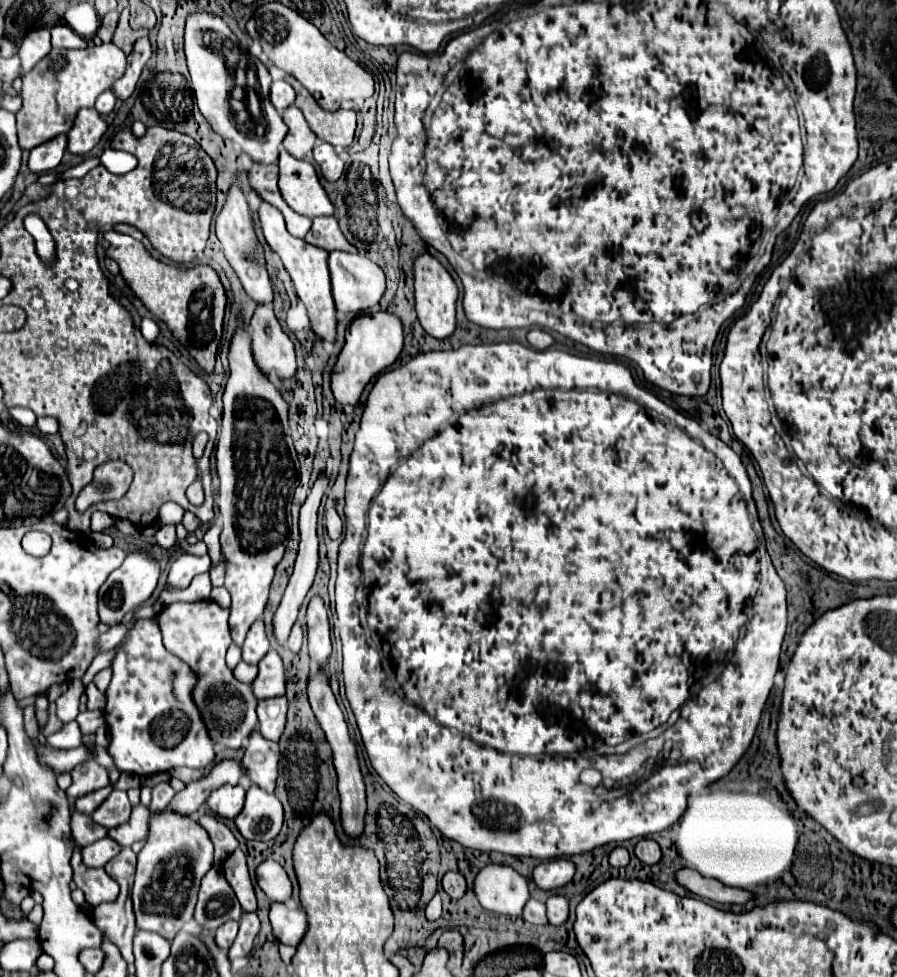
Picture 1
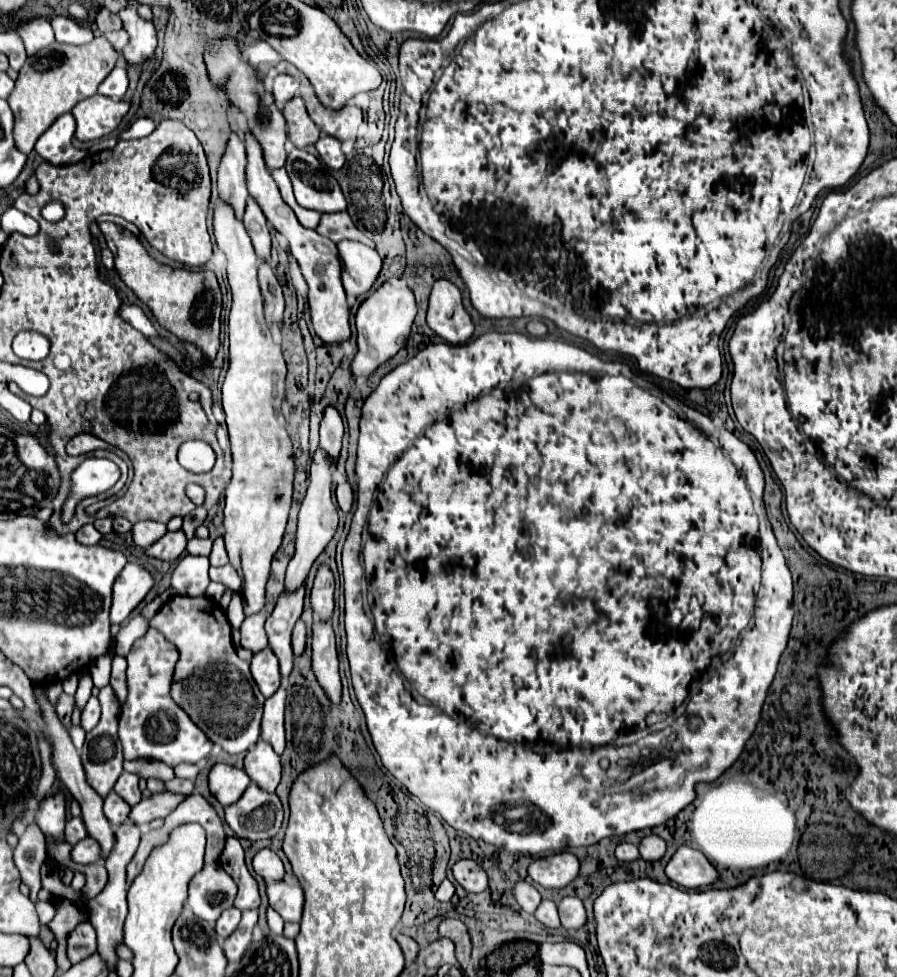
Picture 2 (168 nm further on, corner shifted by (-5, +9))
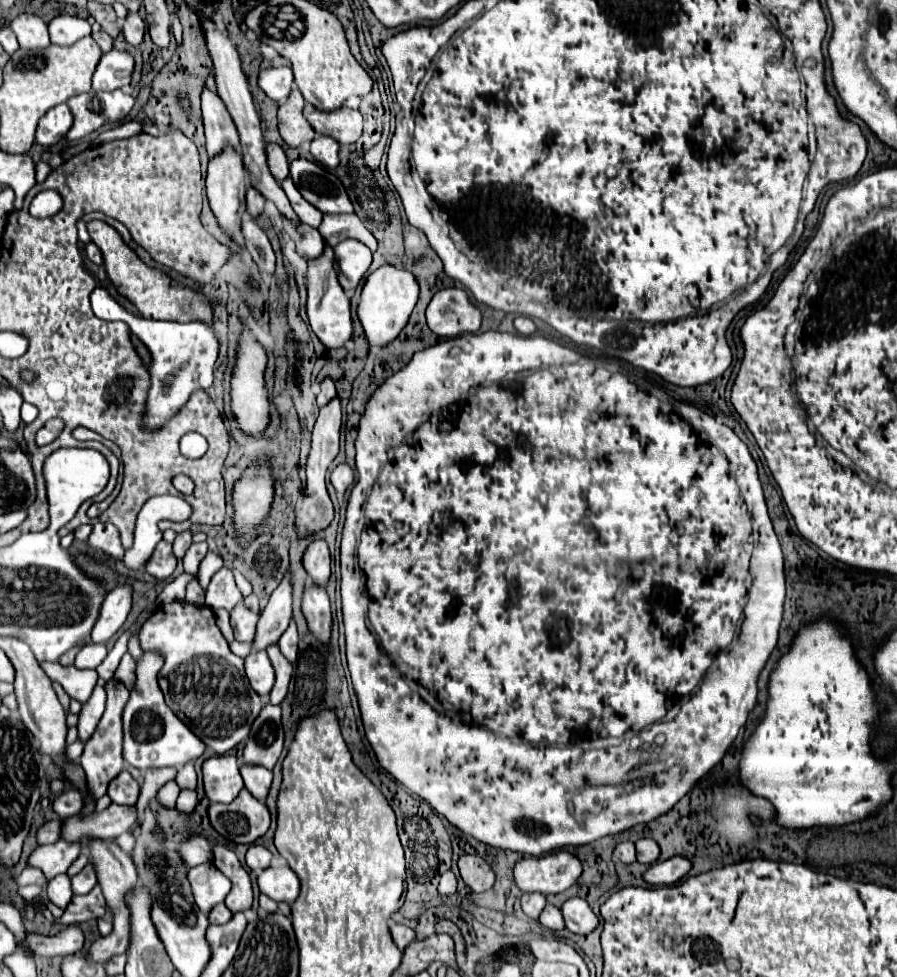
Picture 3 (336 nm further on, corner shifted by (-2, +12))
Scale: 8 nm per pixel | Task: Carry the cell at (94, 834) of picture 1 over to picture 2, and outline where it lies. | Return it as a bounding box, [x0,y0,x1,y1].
[64,817,86,845]

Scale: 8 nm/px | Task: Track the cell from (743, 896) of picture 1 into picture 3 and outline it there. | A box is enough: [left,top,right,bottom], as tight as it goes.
[643,856,693,886]

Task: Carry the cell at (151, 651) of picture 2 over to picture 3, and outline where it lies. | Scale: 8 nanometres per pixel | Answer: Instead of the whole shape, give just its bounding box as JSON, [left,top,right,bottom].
[123,652,205,770]

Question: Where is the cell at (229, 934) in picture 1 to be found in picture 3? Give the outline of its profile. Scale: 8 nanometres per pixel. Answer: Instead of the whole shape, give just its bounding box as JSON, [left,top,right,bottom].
[209,904,233,924]

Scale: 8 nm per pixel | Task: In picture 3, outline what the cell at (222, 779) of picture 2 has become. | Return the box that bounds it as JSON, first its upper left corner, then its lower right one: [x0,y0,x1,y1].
[203,754,243,802]

